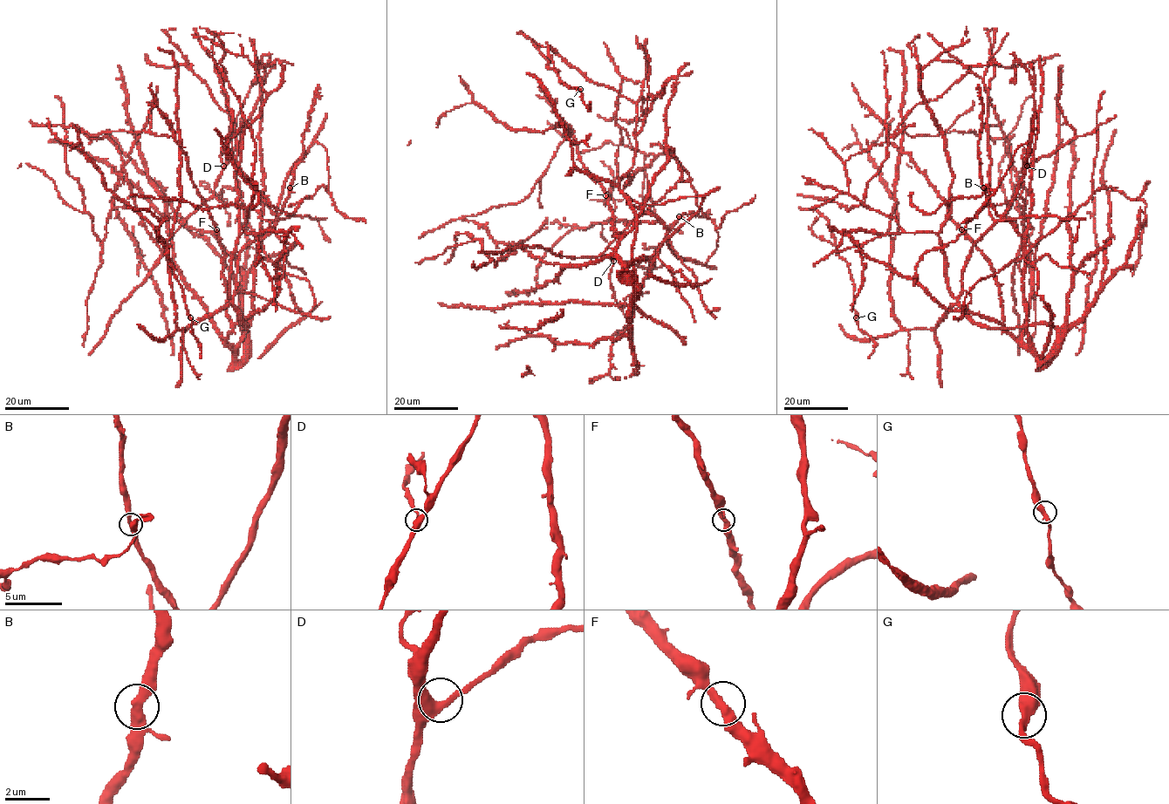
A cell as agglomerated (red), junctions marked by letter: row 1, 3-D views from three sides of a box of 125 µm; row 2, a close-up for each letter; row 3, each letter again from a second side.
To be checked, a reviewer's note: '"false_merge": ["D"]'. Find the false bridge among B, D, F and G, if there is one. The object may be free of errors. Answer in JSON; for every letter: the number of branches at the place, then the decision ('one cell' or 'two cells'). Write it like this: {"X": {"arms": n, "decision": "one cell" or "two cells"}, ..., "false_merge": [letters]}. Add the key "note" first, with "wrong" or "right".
{"note": "wrong", "B": {"arms": 2, "decision": "one cell"}, "D": {"arms": 2, "decision": "one cell"}, "F": {"arms": 2, "decision": "one cell"}, "G": {"arms": 2, "decision": "one cell"}, "false_merge": []}

